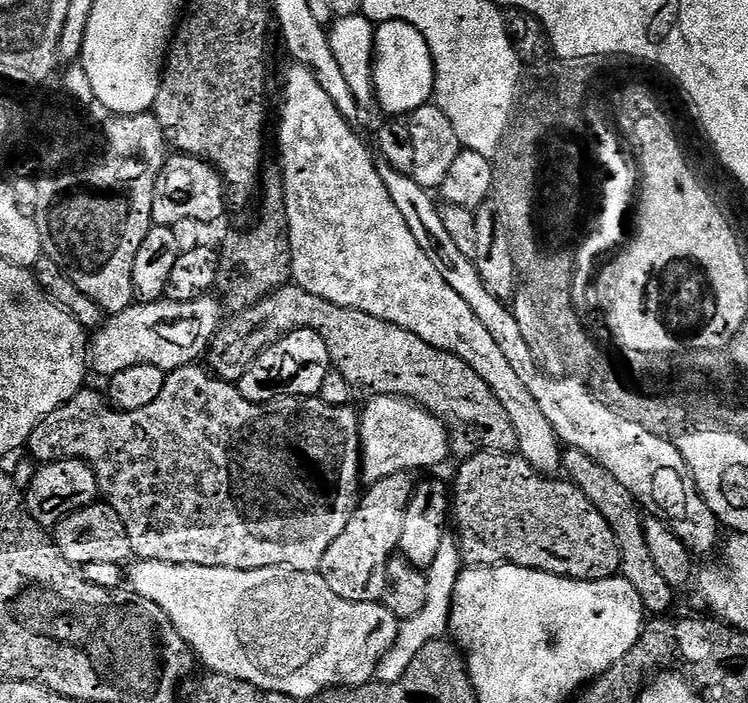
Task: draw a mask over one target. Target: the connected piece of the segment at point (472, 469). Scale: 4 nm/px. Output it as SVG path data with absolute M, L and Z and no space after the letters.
M480 452L461 464L454 484L454 524L460 527L461 557L469 565L513 564L571 580L609 580L619 573L616 534L575 484L544 476L518 454Z

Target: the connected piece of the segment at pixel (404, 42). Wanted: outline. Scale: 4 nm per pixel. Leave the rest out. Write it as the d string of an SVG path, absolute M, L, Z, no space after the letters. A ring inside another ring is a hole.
M387 21L385 24L377 23L372 37L372 77L376 87L376 104L384 112L389 112L389 117L404 118L423 104L433 99L435 90L435 64L431 56L430 46L426 38L410 22Z

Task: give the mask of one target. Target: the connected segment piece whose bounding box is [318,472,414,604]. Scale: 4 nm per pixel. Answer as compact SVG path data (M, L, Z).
M399 472L368 484L350 522L346 522L346 530L330 542L330 550L326 550L318 571L322 578L326 578L326 586L330 586L338 598L363 604L383 601L388 564L397 555L402 525L406 523L406 510L414 487L412 478L412 472Z

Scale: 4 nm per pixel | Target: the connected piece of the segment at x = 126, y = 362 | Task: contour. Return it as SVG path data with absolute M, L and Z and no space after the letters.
M207 295L190 302L174 302L167 298L133 302L126 310L109 315L90 336L91 371L107 378L118 374L118 370L149 364L158 366L167 374L176 368L197 363L207 353L208 345L222 323L221 301L212 299Z

